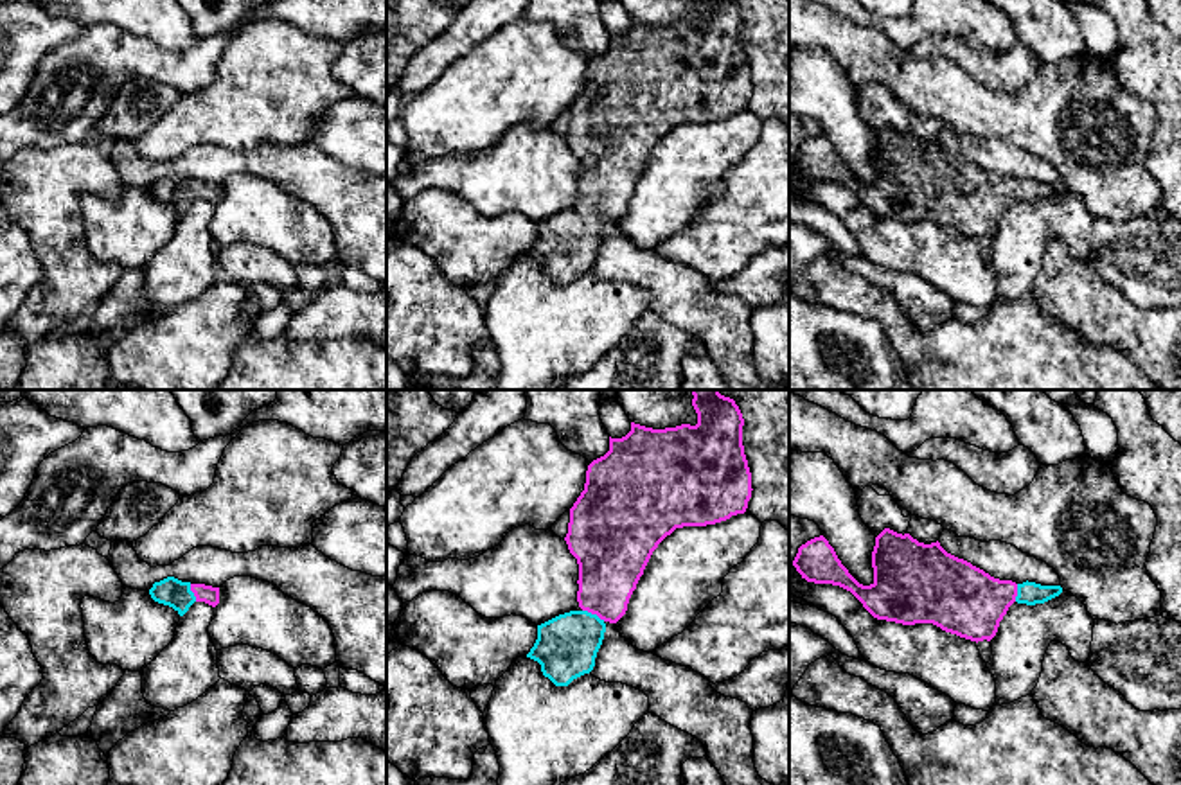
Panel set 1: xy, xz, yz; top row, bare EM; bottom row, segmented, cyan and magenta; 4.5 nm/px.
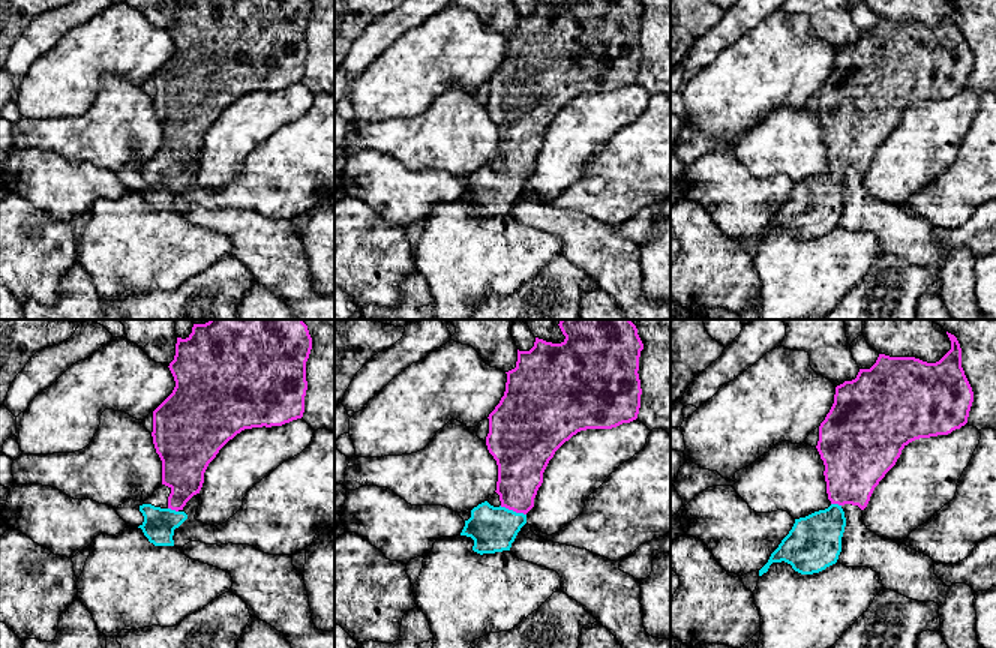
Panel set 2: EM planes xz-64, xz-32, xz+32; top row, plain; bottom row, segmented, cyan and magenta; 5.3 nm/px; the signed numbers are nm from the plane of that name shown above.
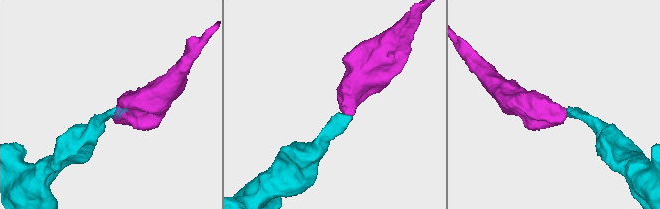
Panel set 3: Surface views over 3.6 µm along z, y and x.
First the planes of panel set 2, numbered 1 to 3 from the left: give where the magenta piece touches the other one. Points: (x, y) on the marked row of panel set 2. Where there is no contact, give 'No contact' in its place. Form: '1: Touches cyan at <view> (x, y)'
1: Touches cyan at xz-64 (173, 510)
2: Touches cyan at xz-32 (512, 510)
3: Touches cyan at xz+32 (836, 504)

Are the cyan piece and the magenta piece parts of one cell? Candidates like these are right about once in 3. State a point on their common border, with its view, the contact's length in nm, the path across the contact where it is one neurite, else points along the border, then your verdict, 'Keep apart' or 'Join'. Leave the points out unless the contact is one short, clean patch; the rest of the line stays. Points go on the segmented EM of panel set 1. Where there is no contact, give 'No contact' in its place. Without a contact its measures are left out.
Touches cyan at xz (594, 615). Shared border 120 nm. Path across: xz (567, 645), (594, 615), (604, 593), (610, 563). Join

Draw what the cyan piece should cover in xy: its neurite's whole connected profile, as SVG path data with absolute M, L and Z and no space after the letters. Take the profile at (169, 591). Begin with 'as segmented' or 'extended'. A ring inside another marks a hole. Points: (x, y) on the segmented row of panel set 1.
extended | M174 577L155 582L149 595L155 602L173 607L180 616L183 616L194 602L205 602L212 607L219 604L219 587L182 582Z

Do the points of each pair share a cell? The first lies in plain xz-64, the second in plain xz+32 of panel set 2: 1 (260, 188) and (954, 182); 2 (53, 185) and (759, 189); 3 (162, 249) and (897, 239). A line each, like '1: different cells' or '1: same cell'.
1: same cell
2: same cell
3: different cells

